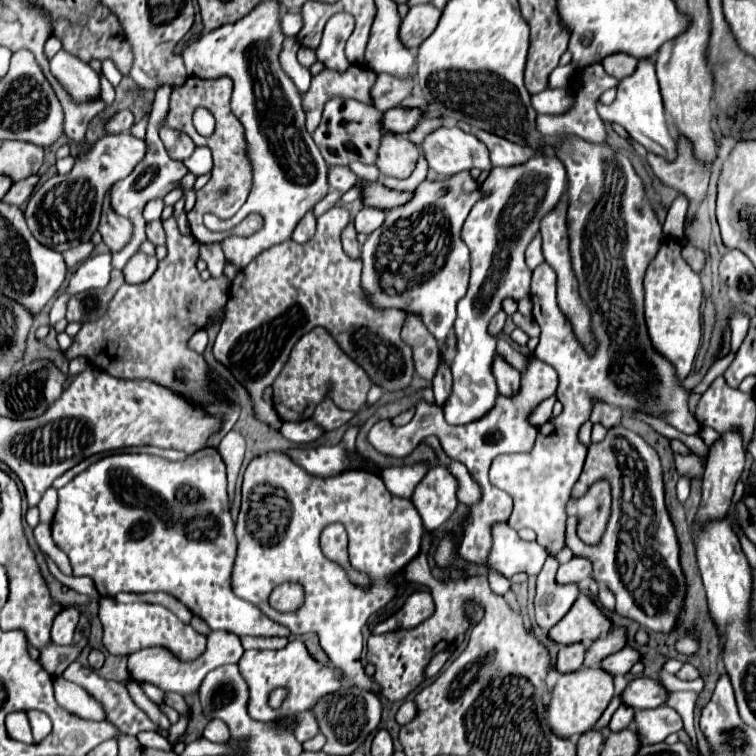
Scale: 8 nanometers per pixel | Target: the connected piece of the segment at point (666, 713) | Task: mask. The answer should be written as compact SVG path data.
M660 706L654 710L636 710L634 728L642 738L642 744L662 742L668 734L680 732L684 728L680 714L670 706Z

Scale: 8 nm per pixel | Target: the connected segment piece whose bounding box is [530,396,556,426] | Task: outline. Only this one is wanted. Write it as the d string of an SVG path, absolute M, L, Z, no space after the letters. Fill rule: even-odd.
M550 396L548 400L544 400L544 402L534 410L534 414L530 416L530 422L532 422L534 426L540 426L542 422L546 422L546 420L552 416L552 406L554 406L554 402L556 402L556 396Z

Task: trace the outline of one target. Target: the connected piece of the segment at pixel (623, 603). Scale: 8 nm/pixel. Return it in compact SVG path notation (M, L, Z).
M622 424L612 426L602 442L590 446L584 470L574 484L572 498L584 496L596 480L608 480L612 488L612 512L604 536L600 538L600 544L584 544L574 530L574 520L568 520L566 546L576 556L592 560L592 576L614 592L618 614L636 620L646 630L668 634L674 630L678 616L684 610L686 578L680 566L676 530L664 502L660 458L642 436Z

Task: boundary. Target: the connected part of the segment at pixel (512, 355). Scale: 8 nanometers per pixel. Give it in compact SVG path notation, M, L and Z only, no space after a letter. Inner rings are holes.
M498 340L498 354L500 356L504 356L514 368L518 368L518 370L522 370L524 366L526 366L526 356L522 354L522 352L518 352L516 348L512 348L506 340Z

